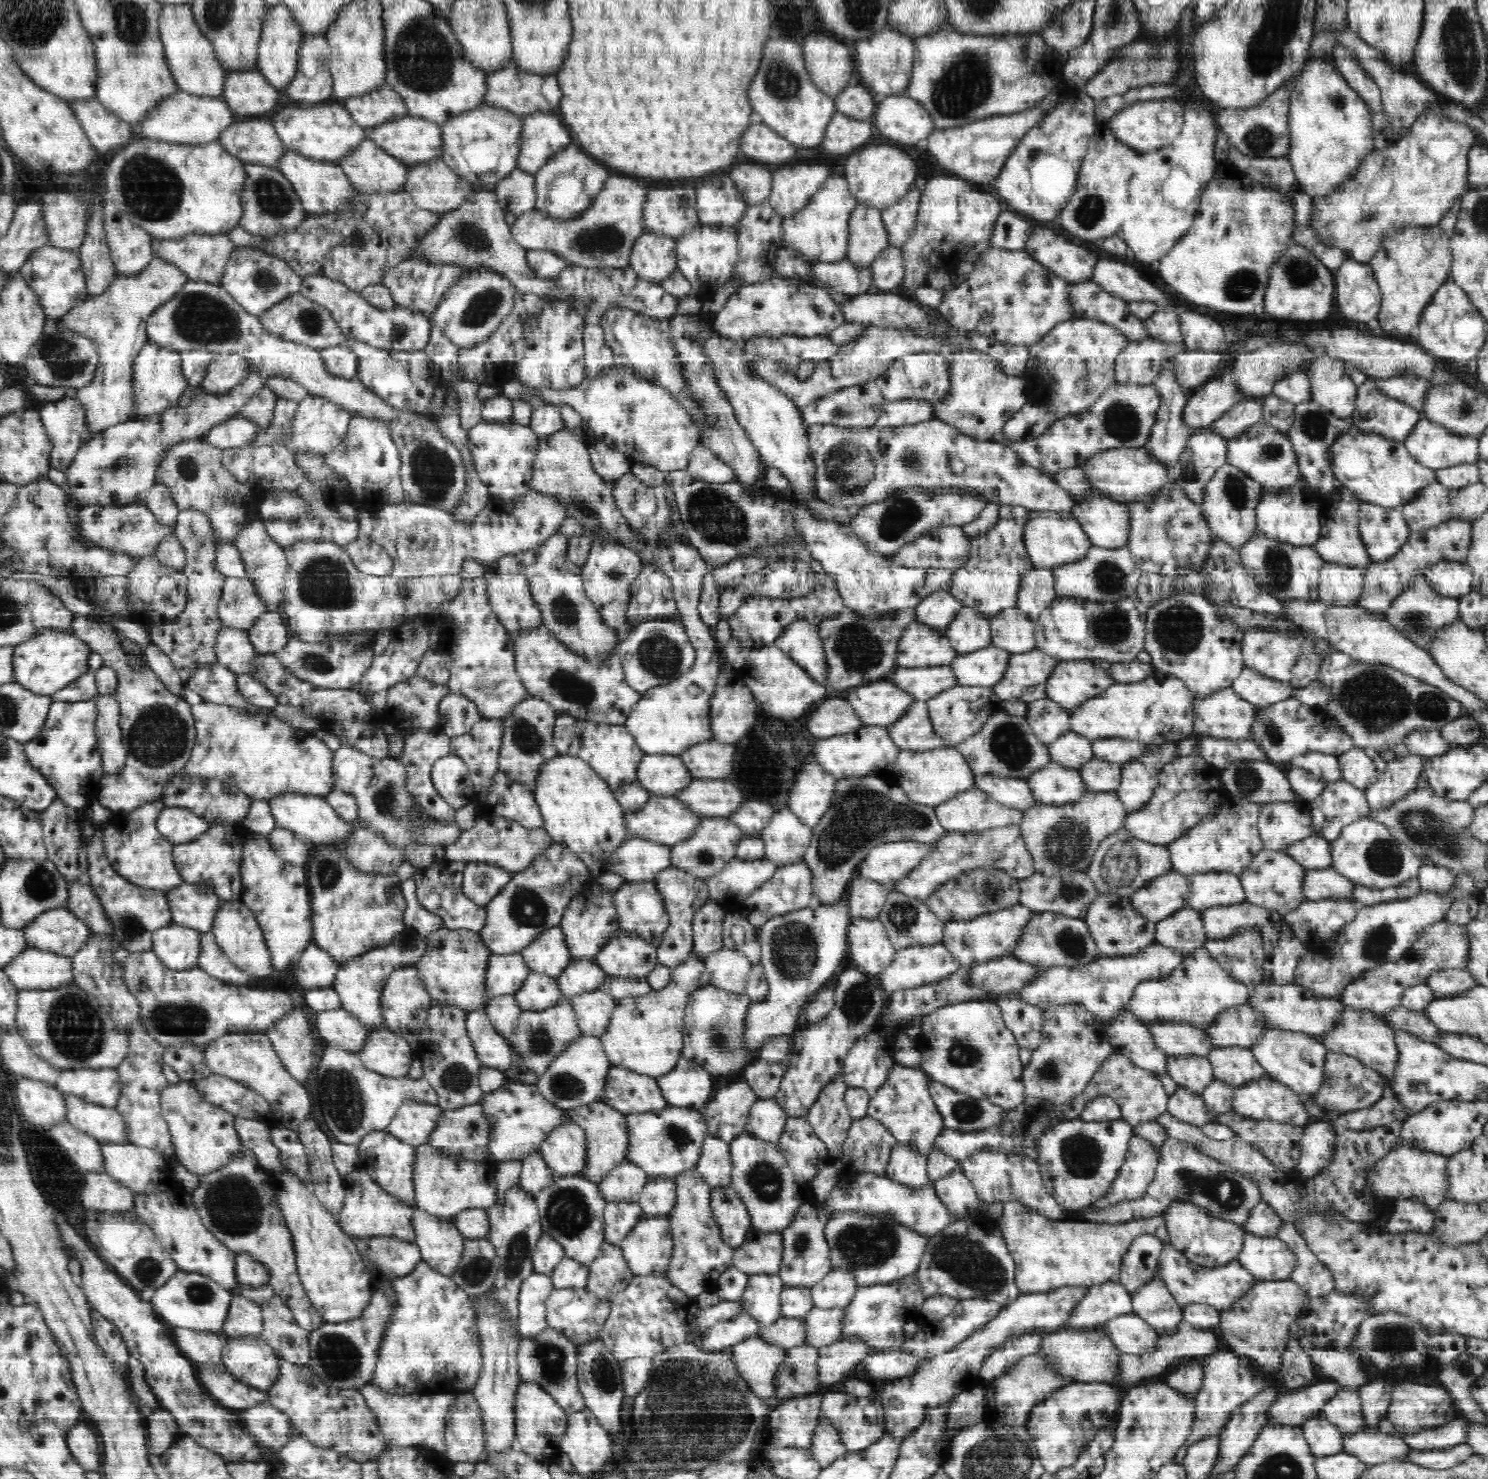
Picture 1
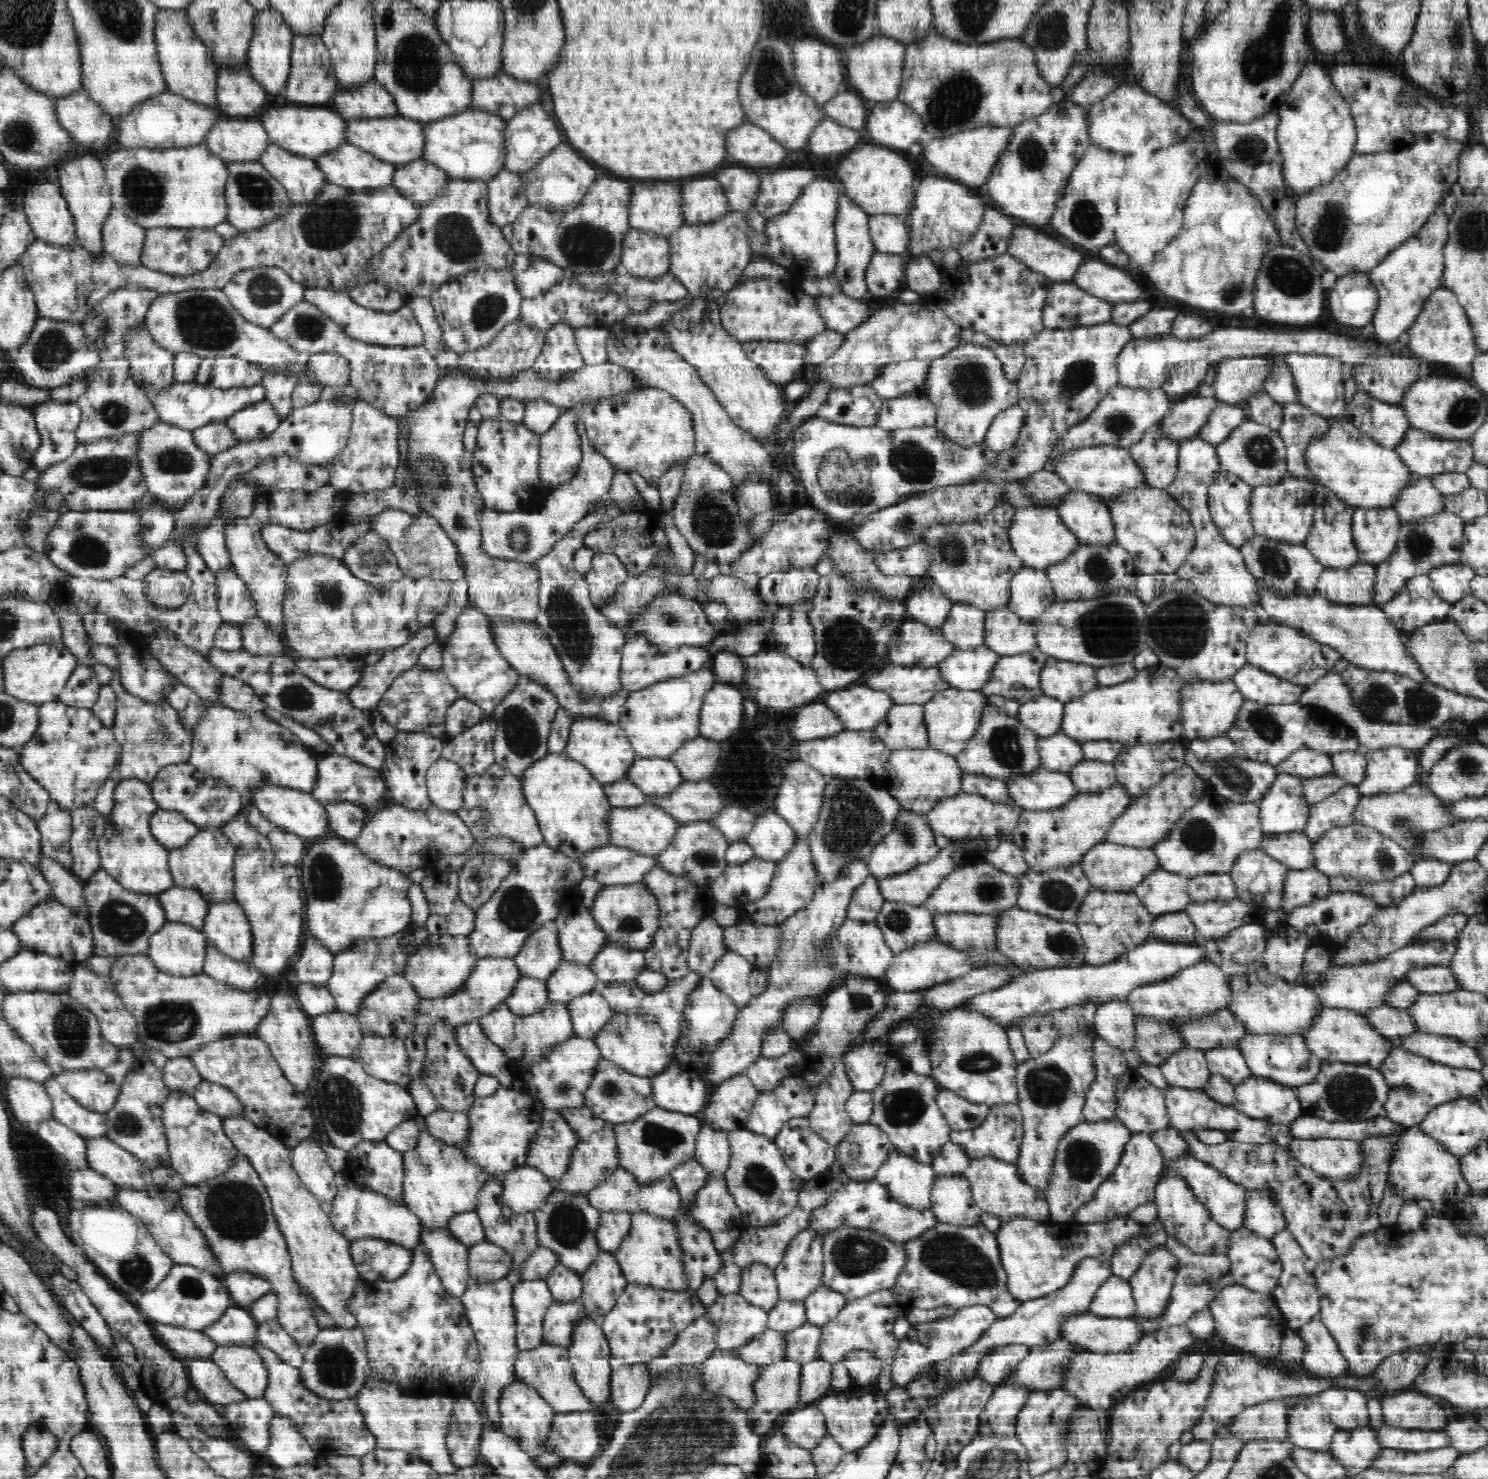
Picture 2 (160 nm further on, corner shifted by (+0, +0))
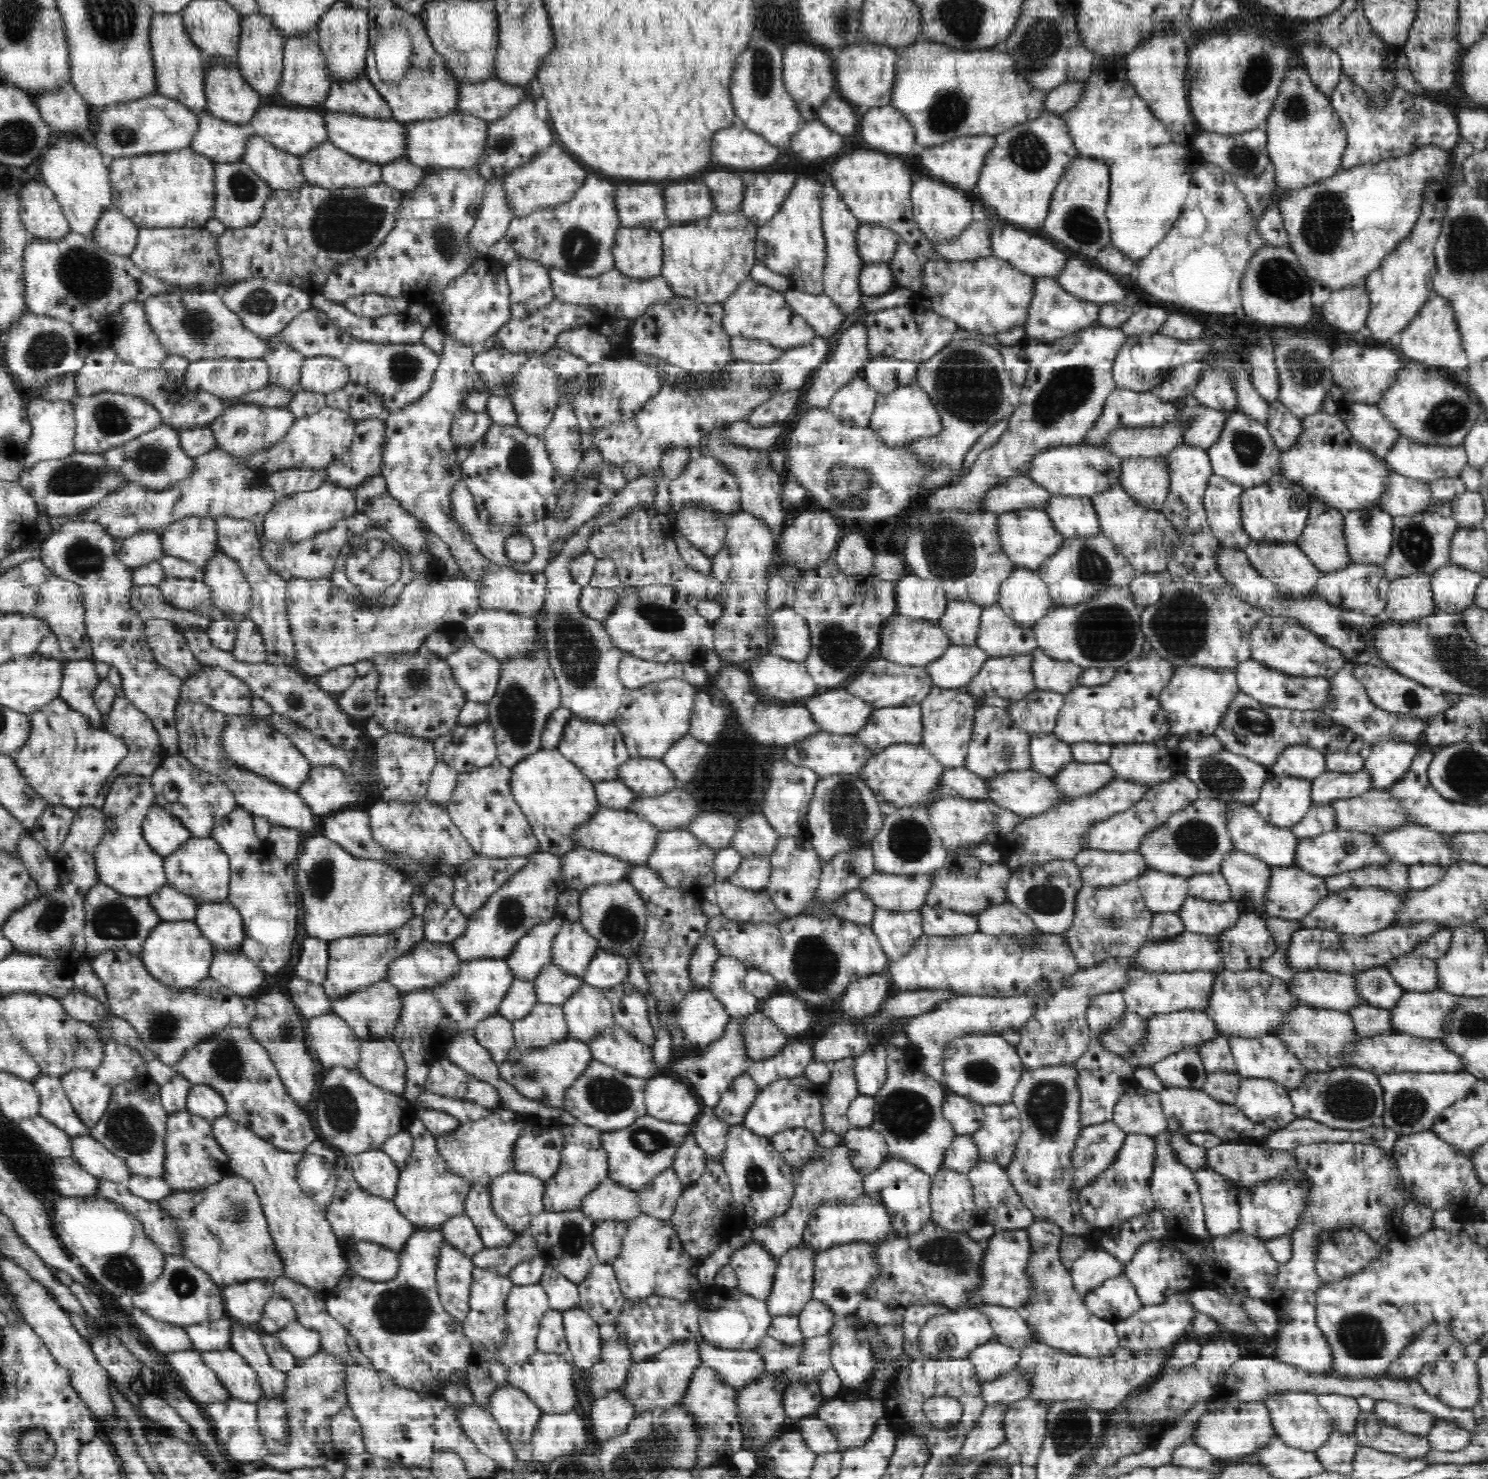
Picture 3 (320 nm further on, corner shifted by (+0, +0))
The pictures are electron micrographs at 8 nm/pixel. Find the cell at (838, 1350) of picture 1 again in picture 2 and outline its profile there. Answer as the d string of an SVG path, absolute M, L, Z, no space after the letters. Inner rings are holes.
M817 1357L801 1366L799 1406L816 1403L832 1391L832 1367L831 1362Z

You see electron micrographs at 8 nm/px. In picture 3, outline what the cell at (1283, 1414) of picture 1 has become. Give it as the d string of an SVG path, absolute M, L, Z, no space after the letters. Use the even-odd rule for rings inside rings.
M1263 1401L1229 1402L1215 1411L1206 1411L1198 1419L1190 1441L1207 1450L1216 1460L1249 1455L1276 1437L1269 1410Z

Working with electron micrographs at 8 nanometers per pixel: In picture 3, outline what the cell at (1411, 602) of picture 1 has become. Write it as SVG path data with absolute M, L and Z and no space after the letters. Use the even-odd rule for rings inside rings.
M1420 573L1390 582L1386 608L1377 617L1408 623L1430 616L1434 610L1431 575Z

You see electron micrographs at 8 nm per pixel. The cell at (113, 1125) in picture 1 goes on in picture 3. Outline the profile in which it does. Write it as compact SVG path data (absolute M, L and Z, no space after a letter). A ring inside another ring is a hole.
M40 1073L30 1081L40 1095L38 1115L49 1120L71 1137L89 1134L90 1128L78 1118L62 1088L61 1077Z

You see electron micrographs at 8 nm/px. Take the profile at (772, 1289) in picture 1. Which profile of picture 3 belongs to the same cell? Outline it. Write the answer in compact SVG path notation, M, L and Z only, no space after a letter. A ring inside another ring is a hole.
M752 1239L752 1242L734 1252L729 1266L734 1270L738 1278L737 1288L743 1294L766 1302L777 1270L777 1260L770 1252Z

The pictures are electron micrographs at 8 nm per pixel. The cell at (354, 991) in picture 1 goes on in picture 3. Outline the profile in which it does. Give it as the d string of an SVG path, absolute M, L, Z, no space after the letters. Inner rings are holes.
M415 914L406 924L386 934L356 935L329 941L327 977L322 982L326 996L330 999L347 997L351 992L382 981L394 960L425 939L424 924L423 917Z

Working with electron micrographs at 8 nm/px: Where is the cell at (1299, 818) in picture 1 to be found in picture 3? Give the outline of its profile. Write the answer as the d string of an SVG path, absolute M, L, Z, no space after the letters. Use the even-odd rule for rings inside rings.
M1270 774L1262 786L1258 800L1252 806L1267 824L1280 828L1292 828L1308 814L1313 806L1311 787L1310 779Z

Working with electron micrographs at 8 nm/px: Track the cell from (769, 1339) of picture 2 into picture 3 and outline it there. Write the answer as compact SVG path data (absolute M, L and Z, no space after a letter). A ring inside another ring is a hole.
M706 1340L699 1342L701 1366L715 1370L724 1384L740 1391L753 1384L764 1372L762 1357L752 1350L715 1347Z

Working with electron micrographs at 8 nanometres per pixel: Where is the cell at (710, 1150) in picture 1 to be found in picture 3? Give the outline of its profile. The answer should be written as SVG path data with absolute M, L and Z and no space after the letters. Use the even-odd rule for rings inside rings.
M704 1108L702 1116L693 1124L694 1138L708 1158L718 1161L727 1145L728 1123L714 1115L713 1109Z

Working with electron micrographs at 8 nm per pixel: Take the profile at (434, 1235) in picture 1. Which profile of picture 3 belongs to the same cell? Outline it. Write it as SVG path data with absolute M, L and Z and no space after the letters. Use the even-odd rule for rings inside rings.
M445 1240L438 1258L436 1281L442 1307L458 1323L463 1324L470 1311L474 1268L472 1257L454 1249Z

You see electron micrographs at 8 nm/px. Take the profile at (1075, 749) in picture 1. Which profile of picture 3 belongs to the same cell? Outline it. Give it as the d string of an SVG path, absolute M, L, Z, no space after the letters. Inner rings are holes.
M1053 732L1033 735L1029 744L1032 768L1043 776L1053 778L1062 768L1074 763L1070 744L1062 742Z

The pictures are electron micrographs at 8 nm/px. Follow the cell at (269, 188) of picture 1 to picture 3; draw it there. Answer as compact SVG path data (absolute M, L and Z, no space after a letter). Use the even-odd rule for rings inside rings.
M241 160L214 165L214 188L216 191L214 217L230 229L253 225L263 215L265 202L273 191L248 164Z

